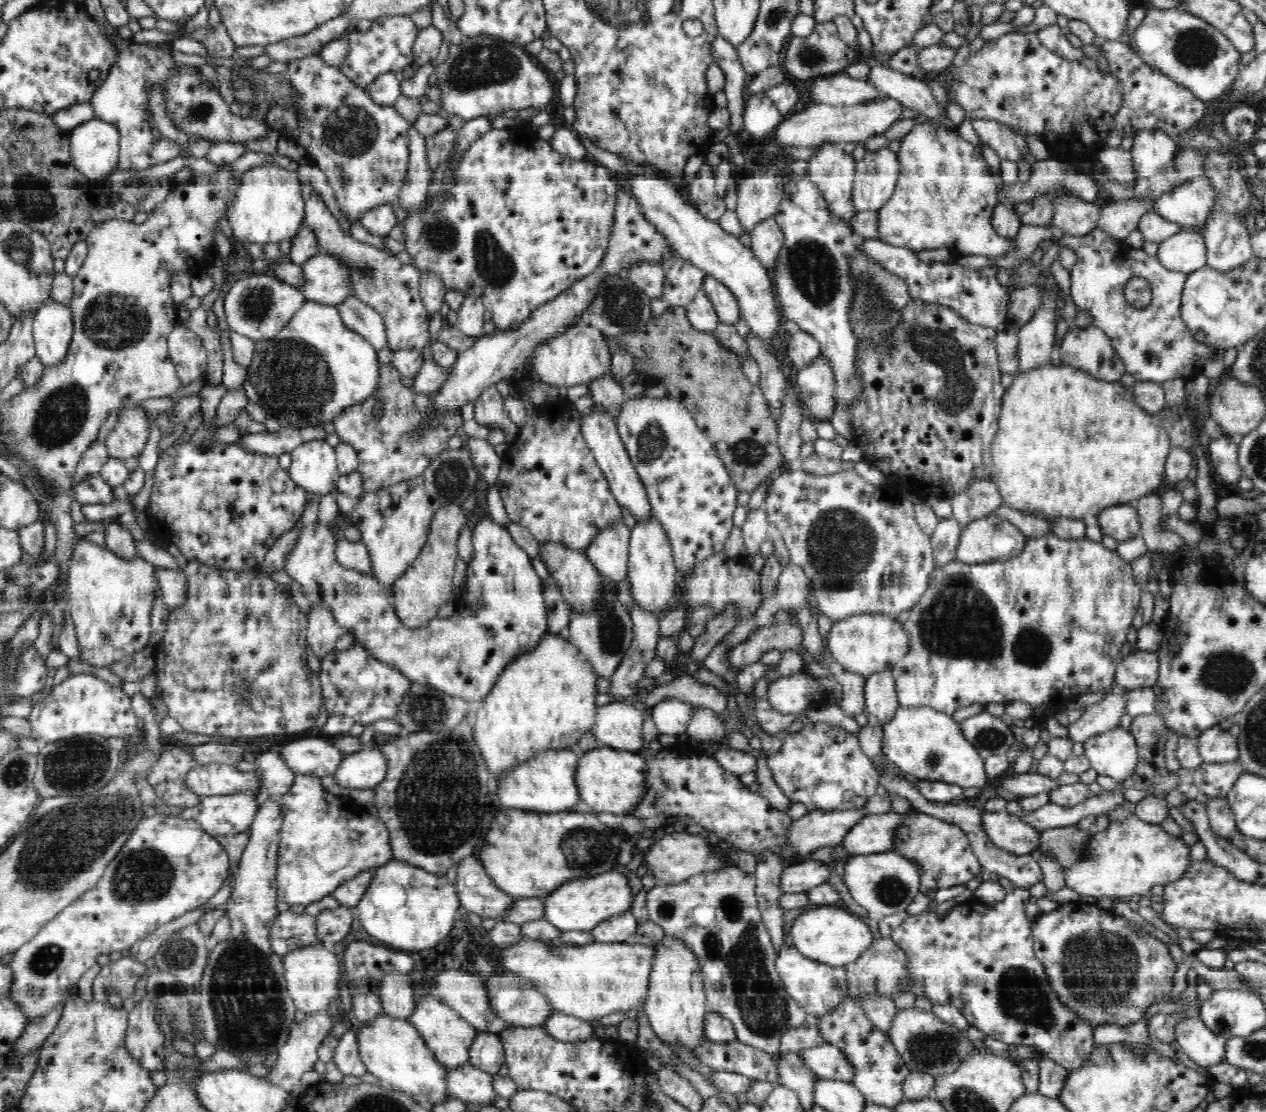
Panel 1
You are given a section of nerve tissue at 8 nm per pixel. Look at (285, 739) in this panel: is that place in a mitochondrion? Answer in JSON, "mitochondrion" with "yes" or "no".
{"mitochondrion":"no"}

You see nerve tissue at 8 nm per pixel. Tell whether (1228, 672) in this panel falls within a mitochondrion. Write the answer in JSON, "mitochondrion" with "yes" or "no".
{"mitochondrion":"yes"}

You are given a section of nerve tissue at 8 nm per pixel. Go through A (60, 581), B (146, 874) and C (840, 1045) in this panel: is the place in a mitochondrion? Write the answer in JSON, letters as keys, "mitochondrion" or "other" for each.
{"A":"other","B":"mitochondrion","C":"other"}

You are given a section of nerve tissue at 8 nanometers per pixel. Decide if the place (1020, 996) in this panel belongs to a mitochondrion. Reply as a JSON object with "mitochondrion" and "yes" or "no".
{"mitochondrion":"yes"}

